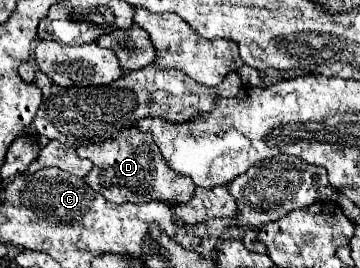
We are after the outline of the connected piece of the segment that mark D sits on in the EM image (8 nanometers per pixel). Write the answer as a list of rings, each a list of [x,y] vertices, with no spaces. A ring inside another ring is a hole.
[[[127,128],[127,132],[121,132],[119,136],[105,140],[103,144],[79,146],[77,156],[89,158],[93,162],[93,170],[85,176],[87,184],[91,184],[91,188],[97,188],[99,194],[103,194],[109,202],[117,206],[143,204],[151,200],[181,204],[191,200],[195,190],[195,184],[187,180],[187,176],[171,172],[163,156],[159,156],[159,148],[151,140],[151,136],[143,136],[143,132],[139,132],[137,128]]]

